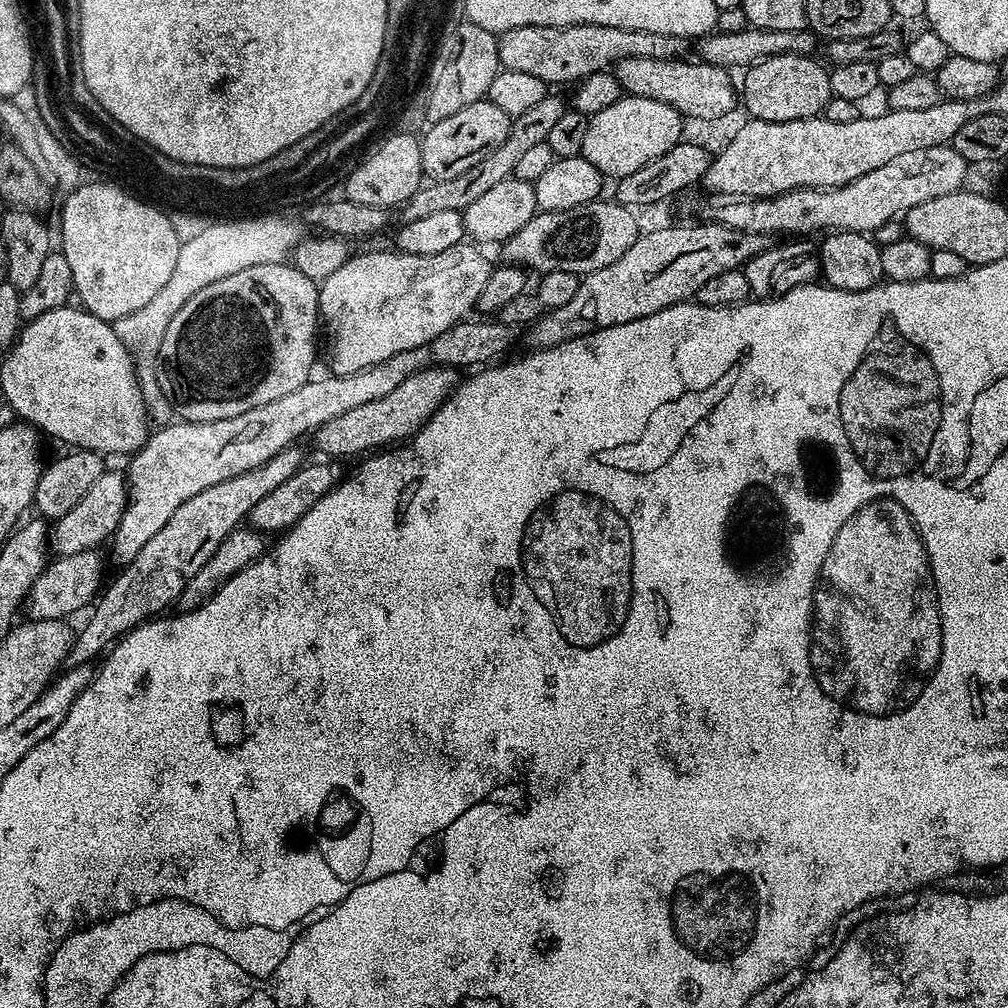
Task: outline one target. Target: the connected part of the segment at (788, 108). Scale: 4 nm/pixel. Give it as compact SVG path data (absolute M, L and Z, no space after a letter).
M796 52L778 54L753 64L743 73L742 108L753 120L762 122L794 122L819 117L832 99L832 78L829 69L823 68L811 55L799 56Z

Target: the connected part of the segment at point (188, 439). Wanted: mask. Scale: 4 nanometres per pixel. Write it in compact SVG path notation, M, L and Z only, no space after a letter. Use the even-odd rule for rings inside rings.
M465 318L460 323L450 326L450 330L438 334L438 338L434 338L430 343L418 346L414 350L402 350L402 354L393 354L392 357L386 358L386 362L378 362L366 370L354 370L354 374L341 376L317 375L298 386L298 390L285 394L275 402L266 402L266 406L254 406L254 410L246 410L246 414L234 414L234 418L222 418L214 422L173 422L153 431L144 447L131 453L129 460L132 461L129 462L128 468L126 467L128 505L122 514L122 522L118 522L118 530L110 537L113 554L120 562L133 560L138 550L142 550L142 546L146 546L146 542L150 542L150 538L154 538L154 534L158 534L158 530L162 530L162 526L166 526L166 522L174 518L174 510L178 510L182 502L194 498L194 494L202 494L202 490L210 490L210 486L218 486L218 482L226 482L226 478L238 478L238 474L246 474L246 470L262 466L267 460L274 458L274 454L300 442L296 440L302 439L307 432L308 435L315 433L316 429L330 422L330 418L338 418L341 414L355 410L357 406L366 406L366 402L386 398L386 394L391 394L396 387L402 386L402 382L415 372L433 366L457 370L472 367L475 369L477 366L488 366L499 361L503 357L500 355L508 351L515 342L518 336L517 329L504 324L499 318L472 319Z

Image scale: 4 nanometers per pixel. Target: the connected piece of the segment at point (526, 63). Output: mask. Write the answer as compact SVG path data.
M571 24L555 28L554 26L518 26L514 30L506 30L498 36L498 58L503 70L518 70L522 74L530 74L533 78L542 78L549 86L555 84L575 85L595 72L609 71L618 62L626 58L662 58L675 60L689 55L689 37L674 34L650 34L646 30L622 30L618 26L594 26L593 24Z

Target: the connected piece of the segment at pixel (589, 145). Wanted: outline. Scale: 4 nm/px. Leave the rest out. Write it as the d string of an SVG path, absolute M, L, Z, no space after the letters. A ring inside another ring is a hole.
M624 94L618 102L614 102L614 106L606 106L606 110L598 110L598 114L588 117L586 138L582 142L580 155L605 178L634 174L634 170L642 170L642 166L654 162L654 158L662 158L666 150L681 143L684 124L685 117L674 110L674 106L654 102L654 98Z

